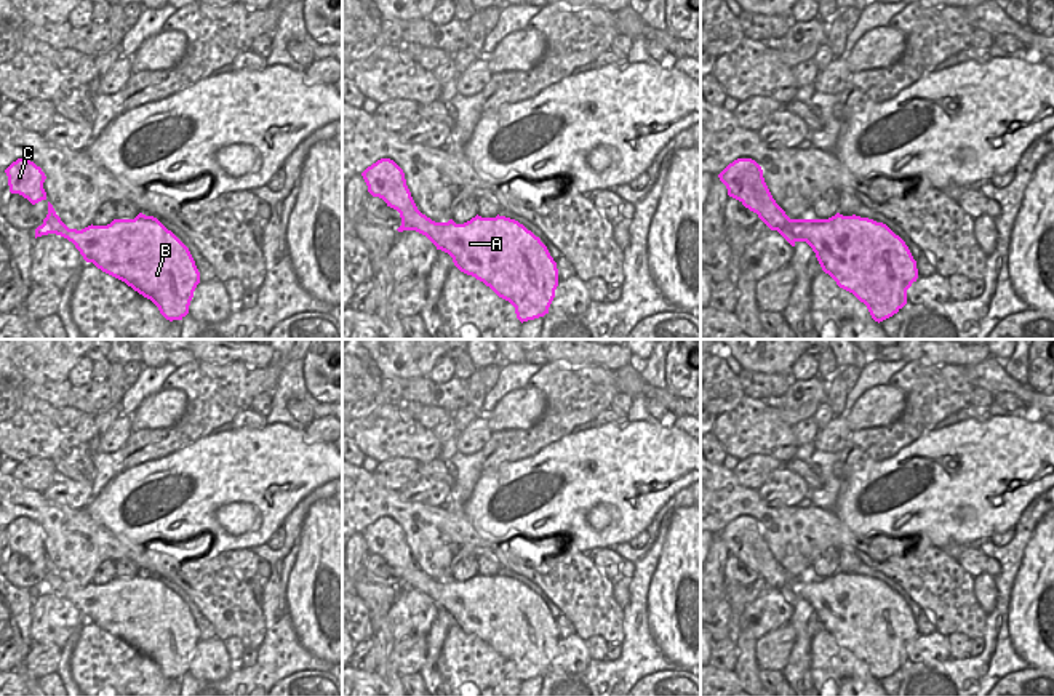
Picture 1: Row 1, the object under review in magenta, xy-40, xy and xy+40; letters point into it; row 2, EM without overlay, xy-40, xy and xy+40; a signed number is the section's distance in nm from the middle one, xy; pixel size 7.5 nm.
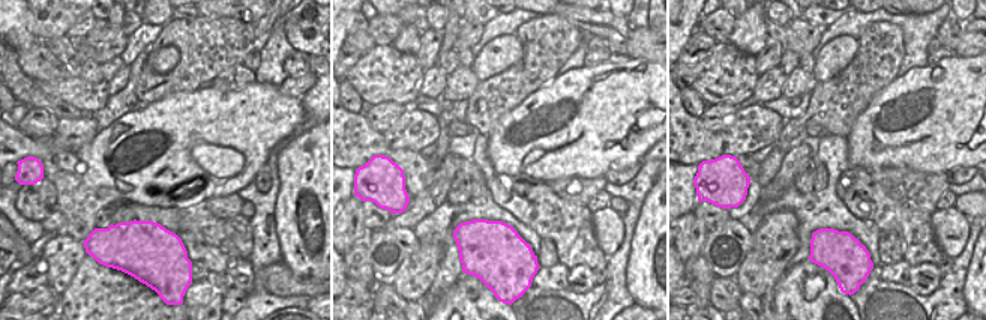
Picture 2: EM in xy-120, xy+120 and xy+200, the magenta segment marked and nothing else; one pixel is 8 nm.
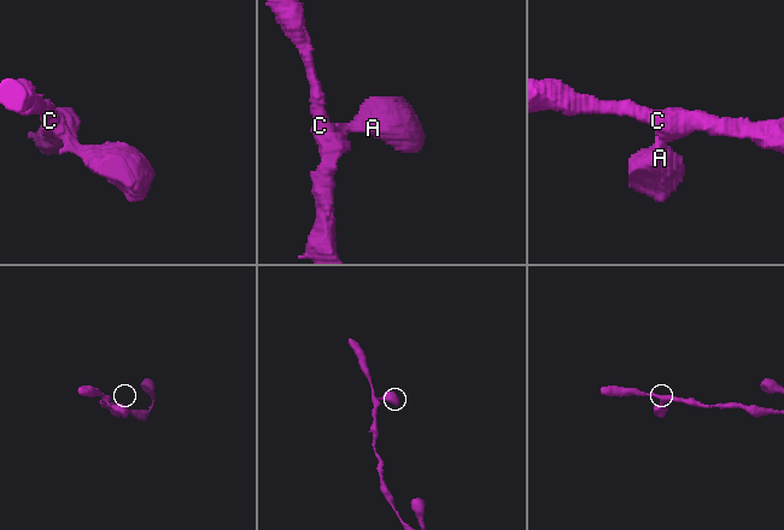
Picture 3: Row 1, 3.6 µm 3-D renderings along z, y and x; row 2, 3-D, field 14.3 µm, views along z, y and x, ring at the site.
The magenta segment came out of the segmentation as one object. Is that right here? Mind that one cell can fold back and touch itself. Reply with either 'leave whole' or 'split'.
leave whole

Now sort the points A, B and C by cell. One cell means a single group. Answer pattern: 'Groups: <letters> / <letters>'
Groups: A B C

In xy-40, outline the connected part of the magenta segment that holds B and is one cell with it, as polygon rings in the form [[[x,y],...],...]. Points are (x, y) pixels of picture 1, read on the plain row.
[[[48,560],[48,573],[35,587],[35,597],[48,592],[72,600],[86,621],[93,621],[102,630],[150,658],[166,678],[182,678],[189,672],[194,650],[200,642],[200,630],[189,606],[157,576],[139,571],[134,578],[114,578],[107,584],[91,582],[77,589],[69,587]]]

